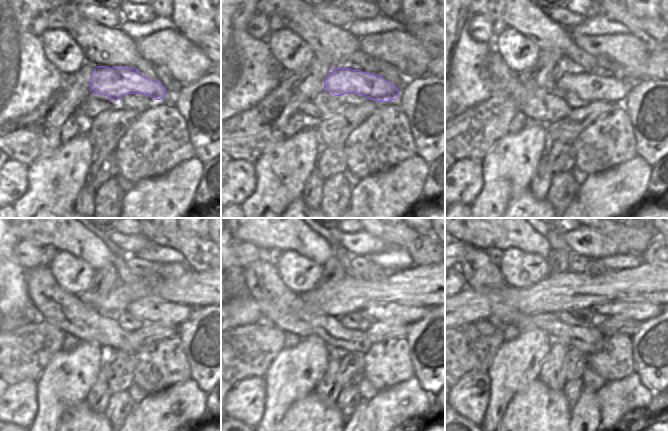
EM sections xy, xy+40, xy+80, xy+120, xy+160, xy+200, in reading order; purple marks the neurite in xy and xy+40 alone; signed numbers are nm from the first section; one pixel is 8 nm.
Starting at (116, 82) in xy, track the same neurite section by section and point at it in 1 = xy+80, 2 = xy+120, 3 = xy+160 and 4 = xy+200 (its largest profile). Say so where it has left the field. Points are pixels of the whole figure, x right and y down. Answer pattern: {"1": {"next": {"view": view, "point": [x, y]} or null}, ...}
{"1": {"next": {"view": "xy+80", "point": [588, 86]}}, "2": {"next": {"view": "xy+120", "point": [149, 310]}}, "3": {"next": {"view": "xy+160", "point": [377, 311]}}, "4": {"next": {"view": "xy+200", "point": [640, 311]}}}

